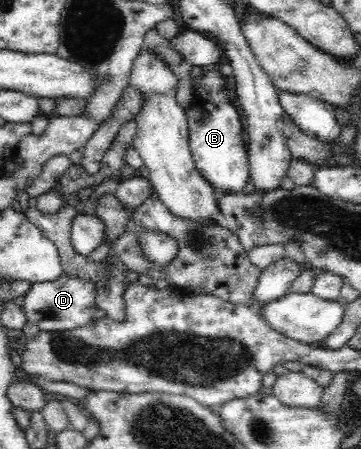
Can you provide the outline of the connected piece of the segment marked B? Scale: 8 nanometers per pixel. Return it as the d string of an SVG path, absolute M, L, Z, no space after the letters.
M220 65L204 67L202 74L192 80L192 98L188 117L189 145L198 173L216 192L238 193L243 190L250 176L245 135L239 112L228 96L226 86L230 81L220 70Z

